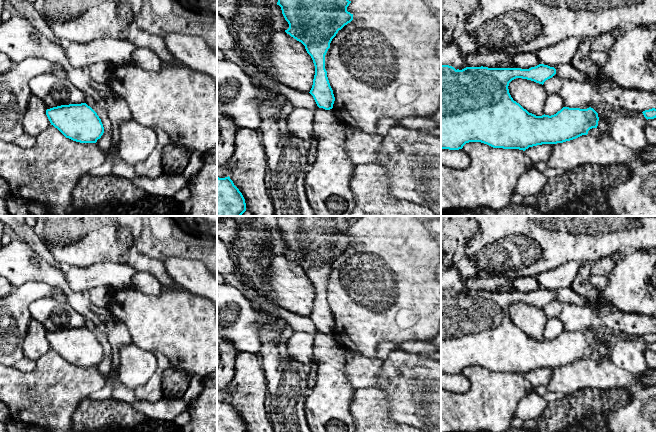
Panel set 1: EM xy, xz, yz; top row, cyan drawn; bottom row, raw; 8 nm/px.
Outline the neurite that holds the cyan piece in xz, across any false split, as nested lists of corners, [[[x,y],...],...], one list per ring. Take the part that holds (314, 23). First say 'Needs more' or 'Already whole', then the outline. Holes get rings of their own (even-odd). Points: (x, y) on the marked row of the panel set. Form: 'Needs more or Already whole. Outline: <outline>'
Already whole. Outline: [[[278,0],[277,2],[289,24],[285,32],[301,42],[313,60],[315,75],[309,93],[313,96],[317,106],[325,110],[332,109],[335,101],[325,69],[325,55],[338,31],[353,20],[353,14],[347,11],[350,3],[349,0]]]

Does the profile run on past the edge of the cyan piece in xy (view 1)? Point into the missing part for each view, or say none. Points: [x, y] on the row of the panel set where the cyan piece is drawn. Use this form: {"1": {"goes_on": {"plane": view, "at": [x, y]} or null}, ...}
{"1": {"goes_on": null}}

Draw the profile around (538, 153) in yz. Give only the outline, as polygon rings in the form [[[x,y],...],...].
[[[542,144],[529,147],[525,150],[525,154],[531,159],[535,165],[541,161],[548,161],[553,151],[554,144]]]

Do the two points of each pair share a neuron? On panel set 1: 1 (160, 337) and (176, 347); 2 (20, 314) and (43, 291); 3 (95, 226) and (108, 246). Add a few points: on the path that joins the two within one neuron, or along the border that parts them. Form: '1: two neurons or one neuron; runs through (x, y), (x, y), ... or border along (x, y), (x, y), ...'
1: one neuron; runs through (164, 337), (172, 343)
2: one neuron; runs through (20, 306), (35, 291)
3: one neuron; runs through (100, 231), (108, 241)

